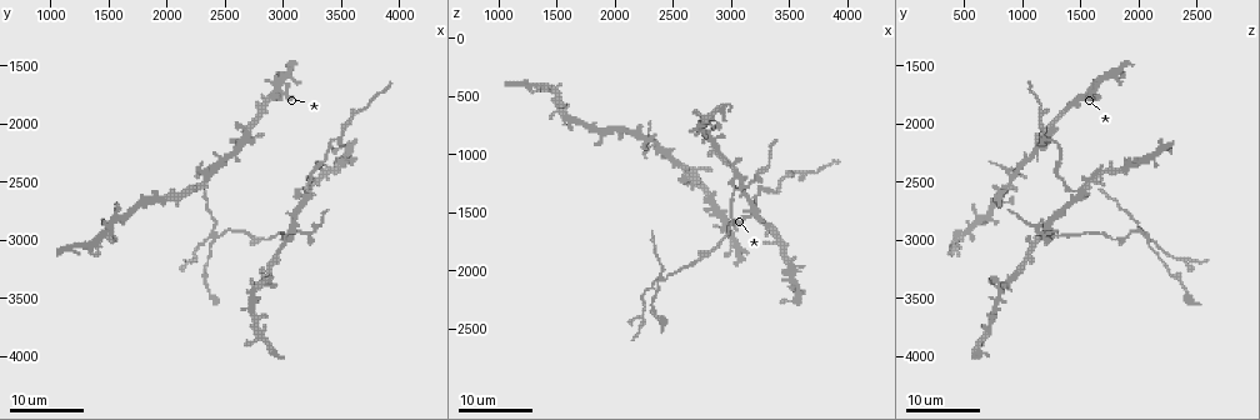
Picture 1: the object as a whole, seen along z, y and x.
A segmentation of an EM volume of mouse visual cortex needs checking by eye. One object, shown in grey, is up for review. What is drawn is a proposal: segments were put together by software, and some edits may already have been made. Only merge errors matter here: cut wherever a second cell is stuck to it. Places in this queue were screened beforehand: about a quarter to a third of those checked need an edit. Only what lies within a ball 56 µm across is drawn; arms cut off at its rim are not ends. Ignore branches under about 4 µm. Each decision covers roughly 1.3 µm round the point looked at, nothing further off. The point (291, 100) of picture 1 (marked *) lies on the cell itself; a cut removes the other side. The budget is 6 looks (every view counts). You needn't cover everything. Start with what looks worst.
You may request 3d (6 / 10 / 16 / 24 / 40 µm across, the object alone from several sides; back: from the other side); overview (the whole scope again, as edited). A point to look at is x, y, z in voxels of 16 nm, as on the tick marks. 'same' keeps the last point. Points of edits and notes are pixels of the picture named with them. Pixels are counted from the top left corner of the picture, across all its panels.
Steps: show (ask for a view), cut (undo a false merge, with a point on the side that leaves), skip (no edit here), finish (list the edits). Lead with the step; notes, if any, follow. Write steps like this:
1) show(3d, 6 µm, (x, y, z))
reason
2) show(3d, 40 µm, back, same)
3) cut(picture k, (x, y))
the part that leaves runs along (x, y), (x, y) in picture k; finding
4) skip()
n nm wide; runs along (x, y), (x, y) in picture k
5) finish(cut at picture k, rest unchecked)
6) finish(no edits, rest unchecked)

show(3d, 24 µm, (3100, 2920, 1280))
branch point

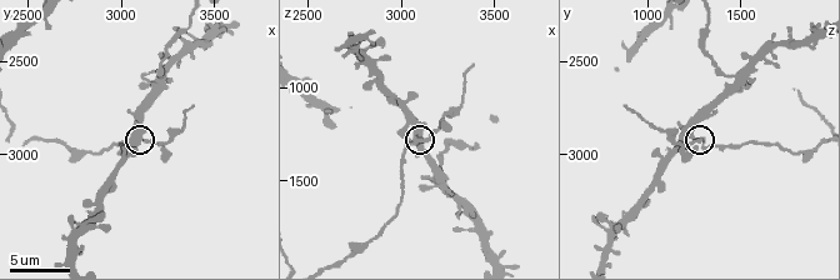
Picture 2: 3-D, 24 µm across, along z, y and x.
show(3d, 6 µm, (3120, 2920, 1280))
zoom in

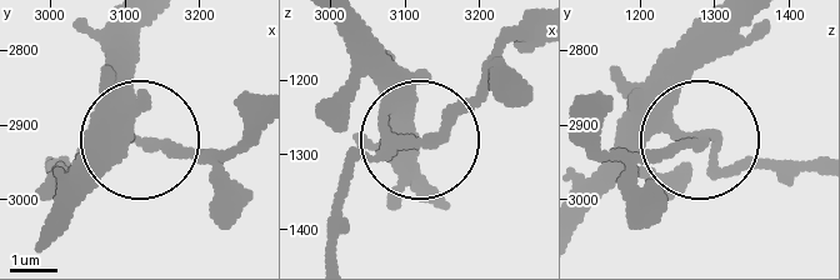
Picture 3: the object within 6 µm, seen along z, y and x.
cut(picture 3, (340, 183))
3 arms; two cells meet here

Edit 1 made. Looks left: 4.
show(3d, 24 µm, (2360, 2460, 900))
four or more arms meet

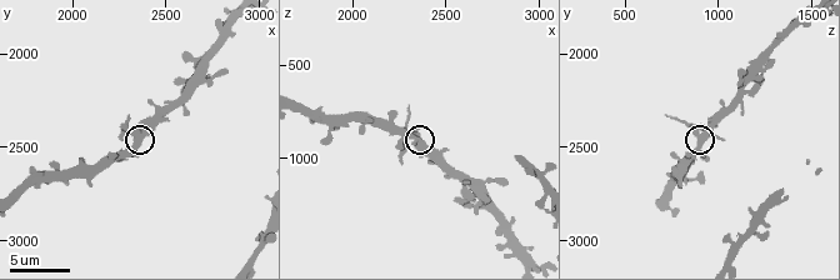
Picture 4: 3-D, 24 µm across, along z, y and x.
show(3d, 6 µm, (2340, 2440, 900))

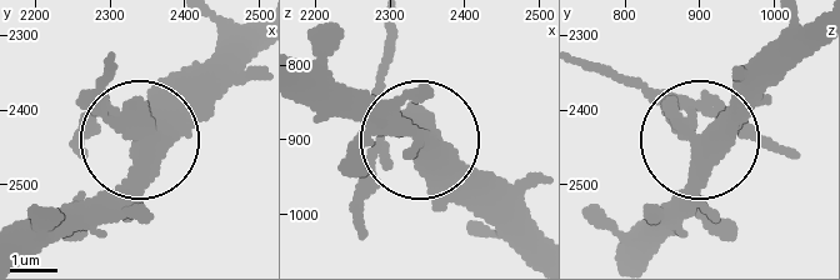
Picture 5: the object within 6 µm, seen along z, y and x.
cut(picture 5, (81, 138))
420 nm wide; a second cell is stuck on

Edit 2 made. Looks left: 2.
show(3d, 6 µm, (2720, 2080, 1180))
thick turns thin

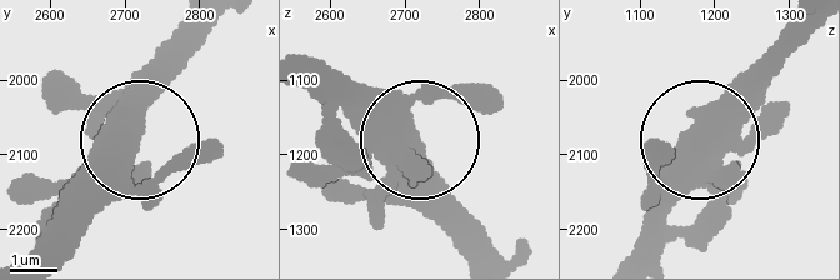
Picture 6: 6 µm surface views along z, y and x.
show(3d, 6 µm, back, (2705, 2080, 1175))

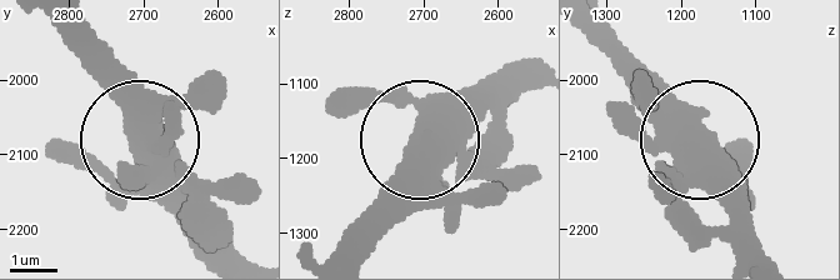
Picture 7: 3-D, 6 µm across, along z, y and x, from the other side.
skip()
runs along (331, 258), (419, 126), (406, 106), (351, 91) in picture 7; all the same cell

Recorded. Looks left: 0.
finish(cut at picture 3, cut at picture 5, rest unchecked)

